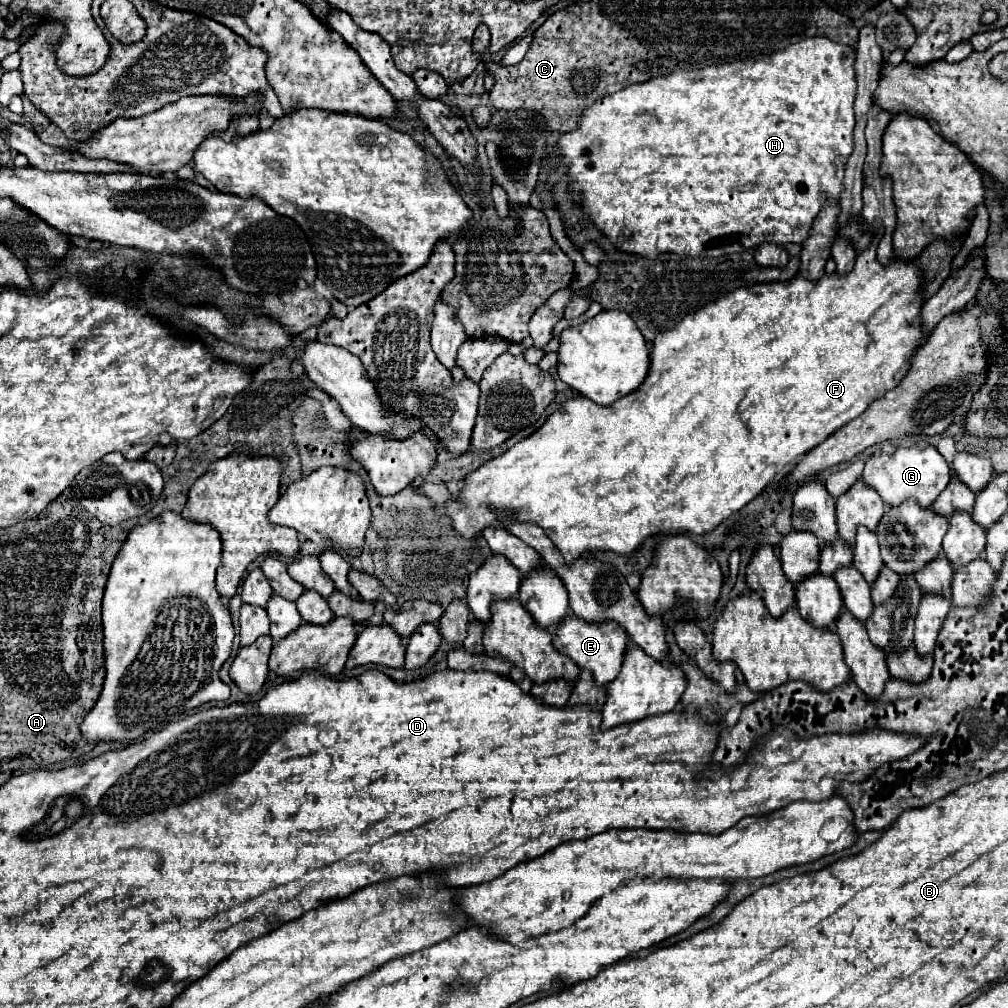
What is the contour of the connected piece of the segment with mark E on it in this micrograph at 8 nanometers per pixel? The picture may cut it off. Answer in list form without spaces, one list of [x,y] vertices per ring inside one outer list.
[[[569,613],[553,635],[553,645],[559,653],[571,657],[579,669],[587,669],[593,675],[593,681],[599,687],[605,687],[621,671],[625,651],[627,651],[627,633],[613,621],[603,625],[591,625]]]

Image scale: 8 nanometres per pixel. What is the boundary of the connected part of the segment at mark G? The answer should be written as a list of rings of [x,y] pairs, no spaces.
[[[899,447],[893,455],[871,457],[865,463],[861,479],[865,485],[875,489],[887,505],[901,505],[907,497],[913,497],[921,507],[929,509],[941,491],[949,485],[951,467],[935,447]]]

